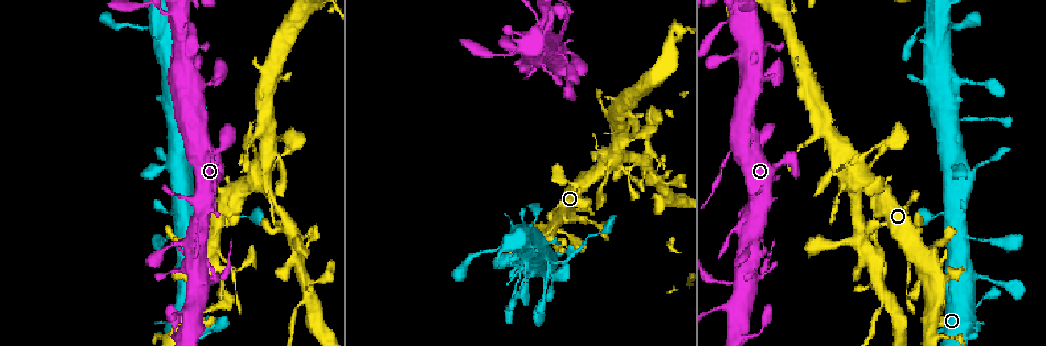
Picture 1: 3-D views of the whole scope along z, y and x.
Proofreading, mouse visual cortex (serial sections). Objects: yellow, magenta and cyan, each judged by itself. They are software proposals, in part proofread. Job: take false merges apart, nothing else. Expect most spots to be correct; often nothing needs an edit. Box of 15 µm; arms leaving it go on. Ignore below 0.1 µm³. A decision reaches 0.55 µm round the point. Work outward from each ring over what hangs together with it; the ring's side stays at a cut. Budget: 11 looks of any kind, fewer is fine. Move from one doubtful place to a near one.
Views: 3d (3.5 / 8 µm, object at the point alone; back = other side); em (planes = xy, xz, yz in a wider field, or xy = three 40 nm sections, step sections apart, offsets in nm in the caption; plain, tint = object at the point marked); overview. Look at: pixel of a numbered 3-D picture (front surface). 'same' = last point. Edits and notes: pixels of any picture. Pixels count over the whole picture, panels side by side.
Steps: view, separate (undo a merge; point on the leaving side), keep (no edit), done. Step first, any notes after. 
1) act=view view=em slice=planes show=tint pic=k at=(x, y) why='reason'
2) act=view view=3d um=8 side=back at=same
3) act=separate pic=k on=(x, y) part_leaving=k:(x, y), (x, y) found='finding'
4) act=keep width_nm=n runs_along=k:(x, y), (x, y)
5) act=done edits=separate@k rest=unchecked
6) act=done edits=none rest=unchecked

act=view view=3d um=8 pic=1 at=(560, 262) why='thin neck'

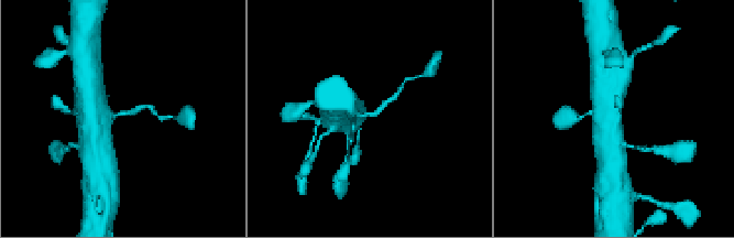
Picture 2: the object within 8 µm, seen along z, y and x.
act=view view=em slice=xy step=1 show=tint pic=2 at=(125, 114) why='need the tissue'

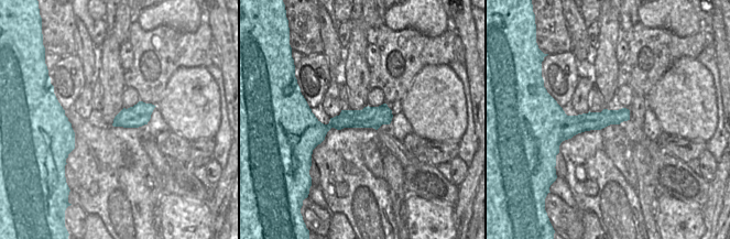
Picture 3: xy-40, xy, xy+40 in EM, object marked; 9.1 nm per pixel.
act=keep width_nm=200 runs_along=2:(92, 123), (149, 106) found='all the same cell'

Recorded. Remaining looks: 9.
act=view view=3d um=3.5 pic=1 at=(939, 277) why='thick turns thin'

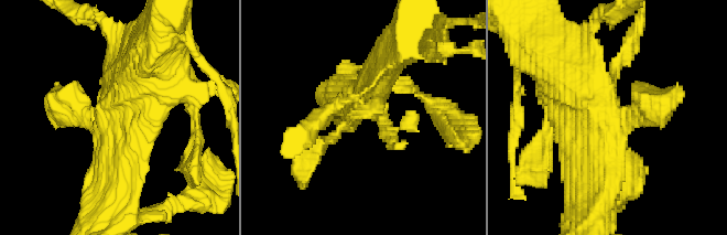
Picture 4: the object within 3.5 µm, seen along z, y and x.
act=view view=em slice=xy step=5 show=tint pic=4 at=(106, 114)

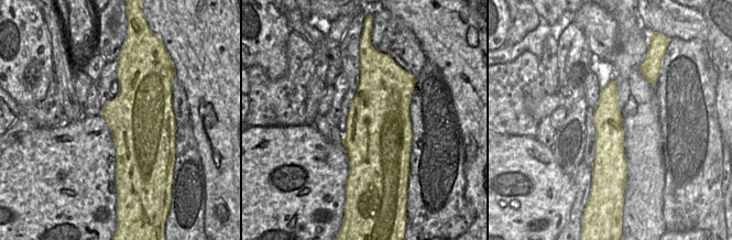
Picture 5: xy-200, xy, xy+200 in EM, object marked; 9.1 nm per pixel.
act=keep runs_along=4:(548, 60), (593, 110), (590, 192) found='one cell here'

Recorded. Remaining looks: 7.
act=view view=3d um=3.5 pic=1 at=(261, 183) why='calibre changes'

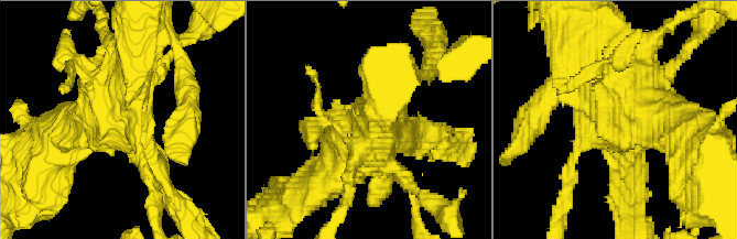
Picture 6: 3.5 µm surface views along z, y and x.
act=view view=em slice=planes show=tint pic=6 at=(125, 124)

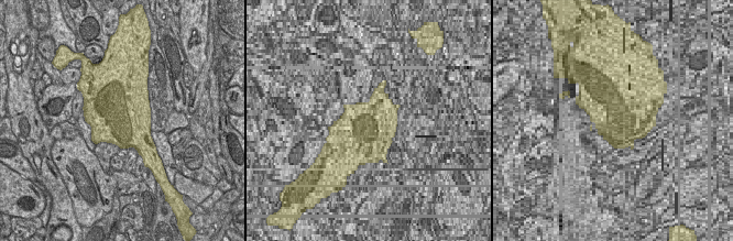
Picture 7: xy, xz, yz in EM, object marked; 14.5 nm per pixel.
act=keep width_nm=950 runs_along=6:(678, 137), (632, 96), (594, 39) found='all the same cell'

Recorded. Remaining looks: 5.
act=view view=3d um=3.5 pic=1 at=(193, 95)

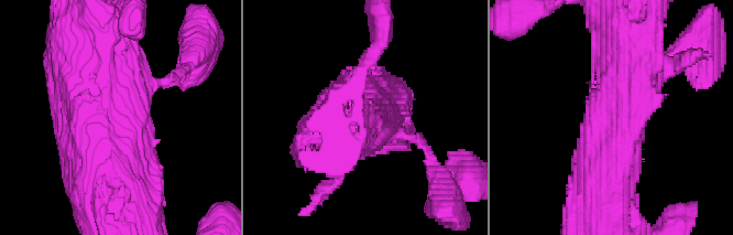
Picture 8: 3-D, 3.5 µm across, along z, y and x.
act=view view=em slice=xy step=2 show=tint pic=8 at=(127, 117) why='need the tissue'

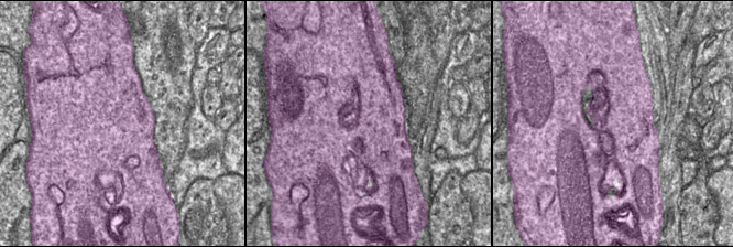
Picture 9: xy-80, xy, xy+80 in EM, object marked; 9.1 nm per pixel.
act=keep width_nm=1150 runs_along=8:(606, 196), (628, 59) found='continuous, no second cell'

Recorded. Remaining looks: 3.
act=done edits=none rest=unchecked

